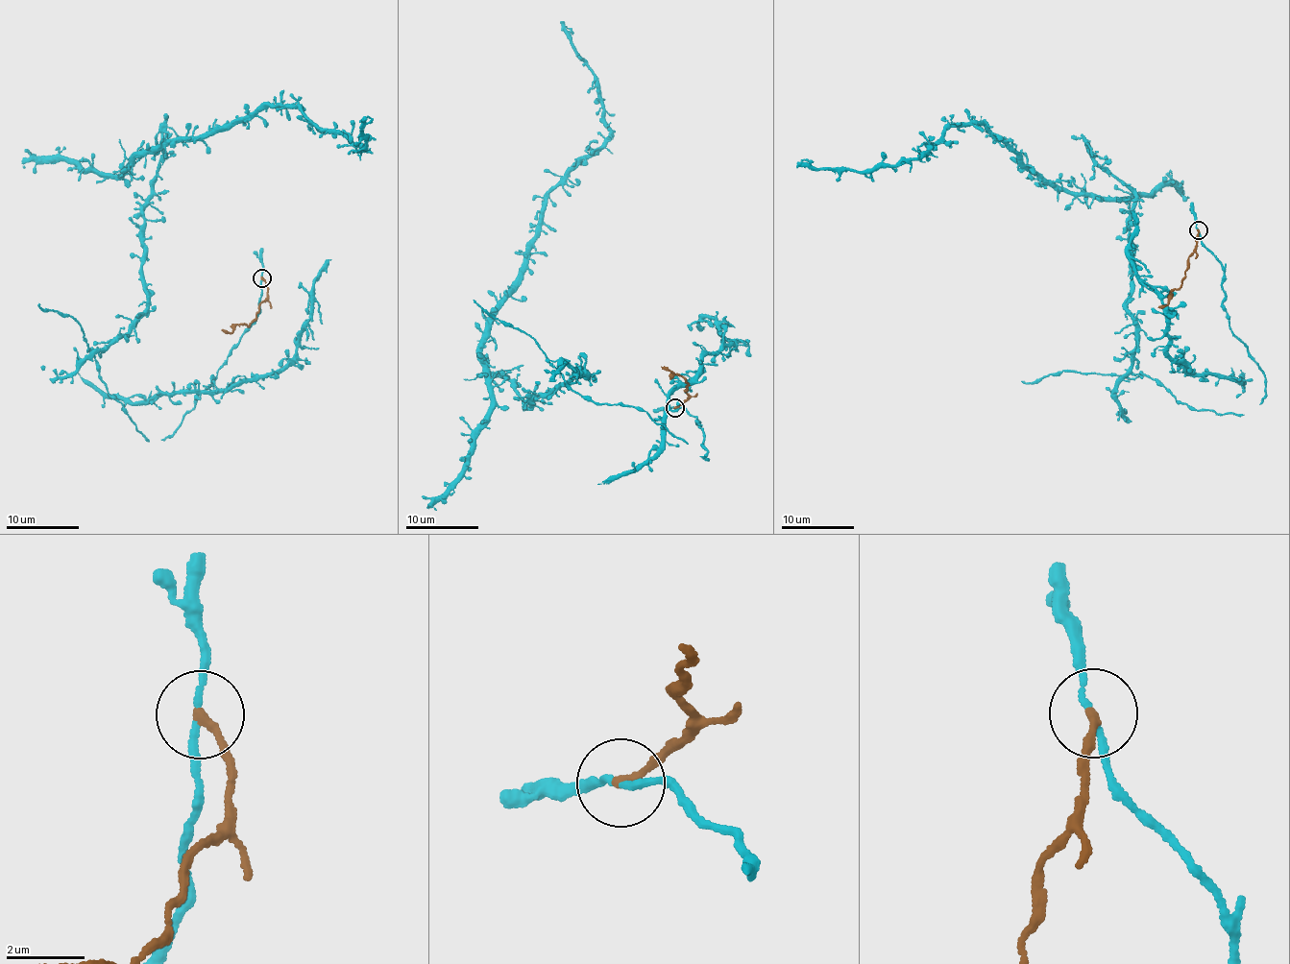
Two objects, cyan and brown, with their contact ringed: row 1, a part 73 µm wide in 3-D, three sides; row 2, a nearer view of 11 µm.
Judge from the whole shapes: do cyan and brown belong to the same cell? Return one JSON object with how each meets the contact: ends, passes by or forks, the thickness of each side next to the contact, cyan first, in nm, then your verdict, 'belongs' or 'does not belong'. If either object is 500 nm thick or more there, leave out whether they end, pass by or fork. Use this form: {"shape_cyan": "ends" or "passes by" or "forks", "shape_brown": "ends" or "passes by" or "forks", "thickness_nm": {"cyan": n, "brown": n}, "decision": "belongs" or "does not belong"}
{"shape_cyan": "passes by", "shape_brown": "ends", "thickness_nm": {"cyan": 150, "brown": 200}, "decision": "does not belong"}

